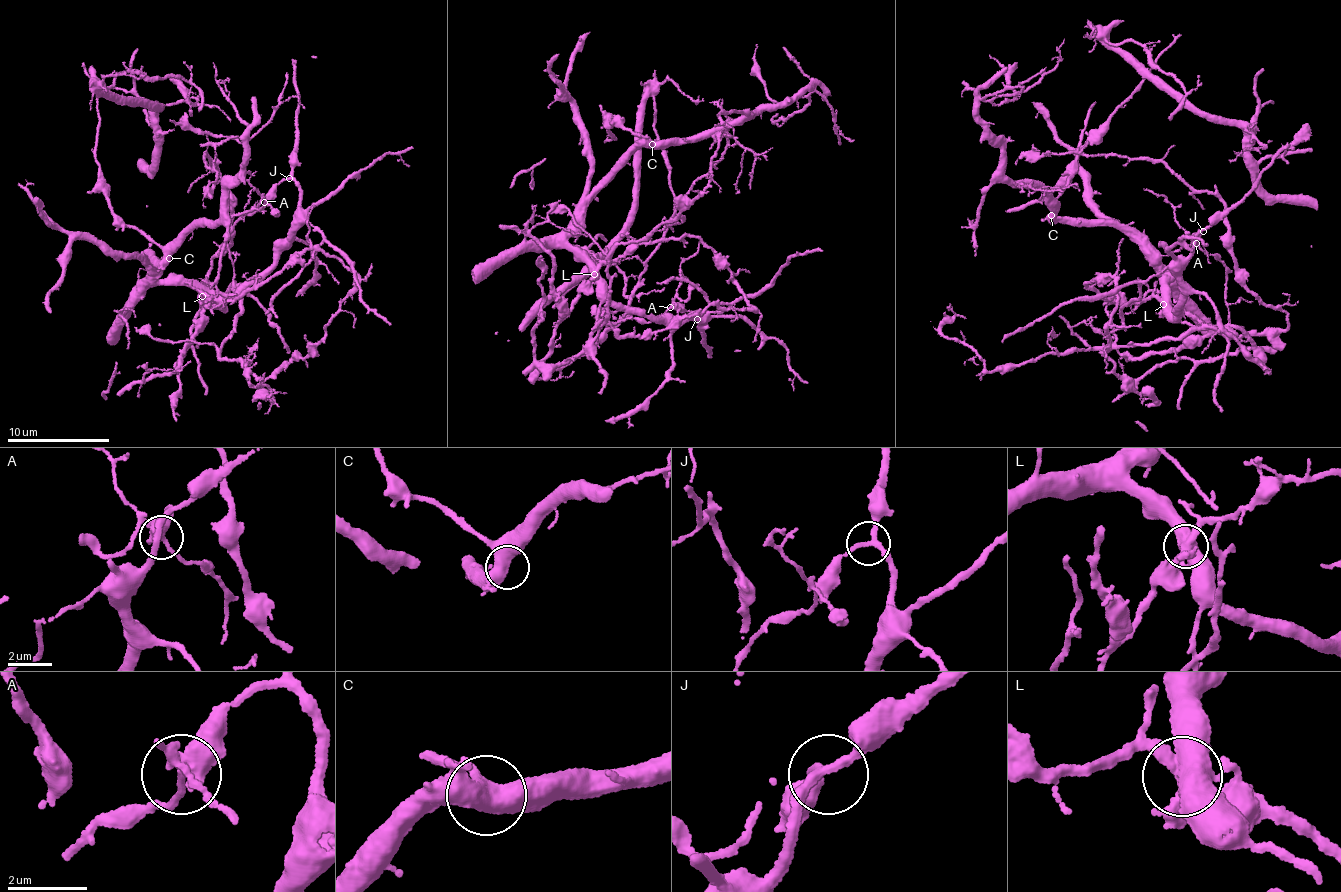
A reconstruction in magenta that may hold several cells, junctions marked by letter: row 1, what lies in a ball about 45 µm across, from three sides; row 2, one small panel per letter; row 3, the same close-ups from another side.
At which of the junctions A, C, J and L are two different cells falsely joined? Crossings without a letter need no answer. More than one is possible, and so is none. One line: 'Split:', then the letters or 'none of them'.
Split: A, L

